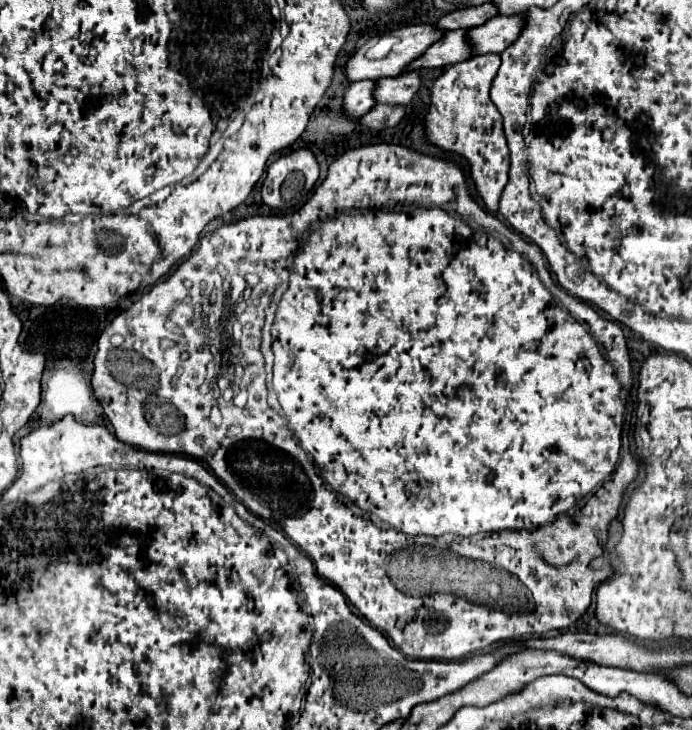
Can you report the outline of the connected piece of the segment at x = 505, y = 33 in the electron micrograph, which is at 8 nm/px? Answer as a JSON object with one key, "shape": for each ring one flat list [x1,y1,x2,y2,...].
{"shape":[[496,15,488,23,470,29,468,41,472,45,472,55,486,55,486,53,502,53,508,45,516,41,524,25,522,15]]}

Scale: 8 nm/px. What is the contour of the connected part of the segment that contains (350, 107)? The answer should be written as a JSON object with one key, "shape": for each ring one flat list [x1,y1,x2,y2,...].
{"shape":[[372,81,350,83,350,87,344,93,344,101,342,101,342,111,348,119,360,119,374,107,372,89,374,89]]}

